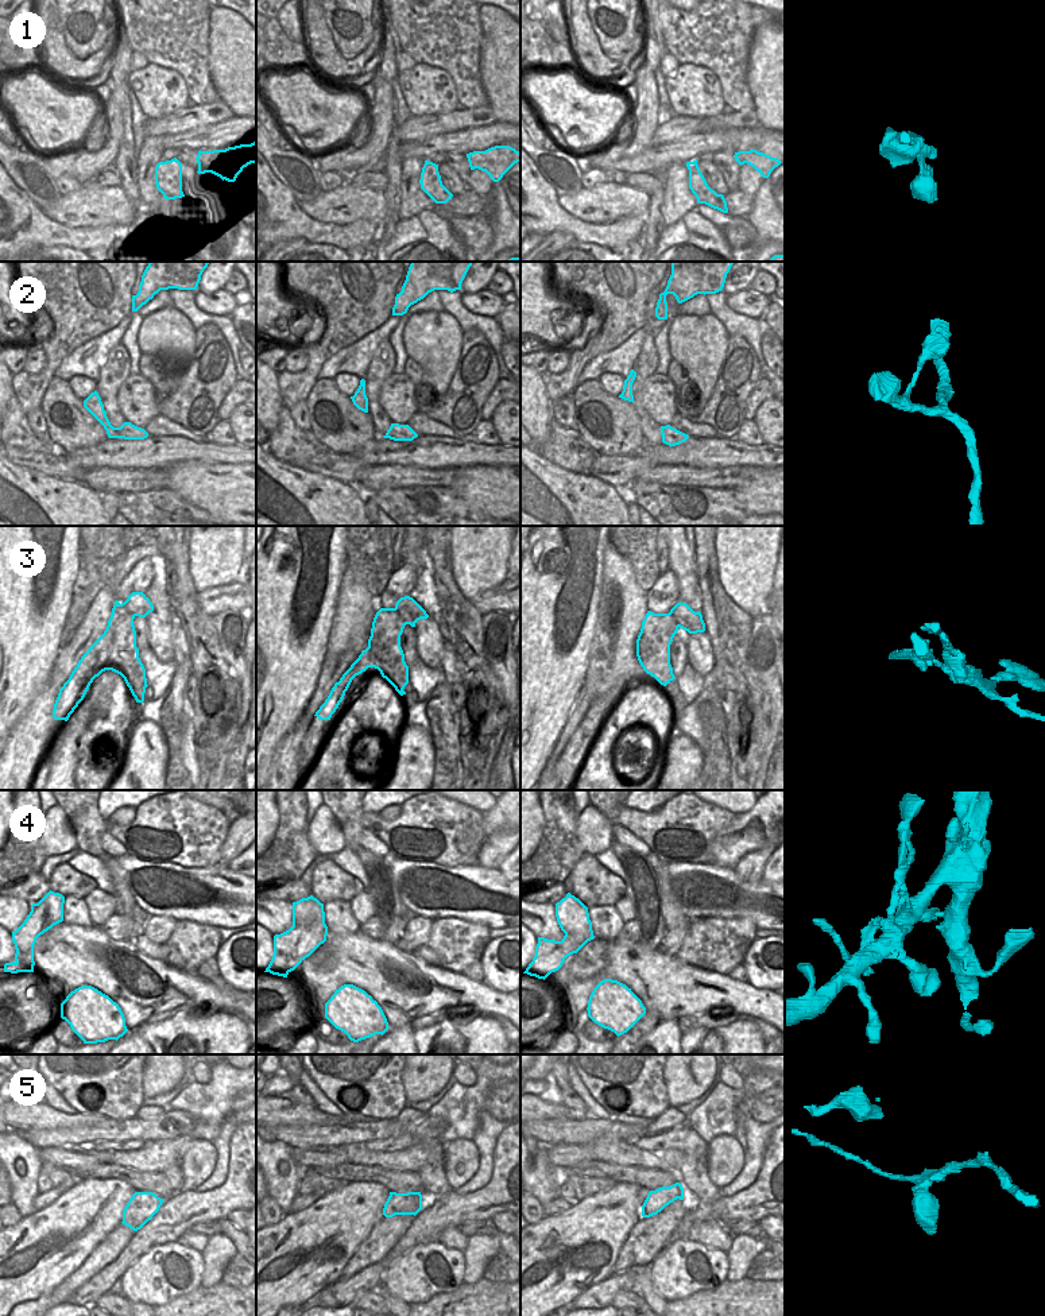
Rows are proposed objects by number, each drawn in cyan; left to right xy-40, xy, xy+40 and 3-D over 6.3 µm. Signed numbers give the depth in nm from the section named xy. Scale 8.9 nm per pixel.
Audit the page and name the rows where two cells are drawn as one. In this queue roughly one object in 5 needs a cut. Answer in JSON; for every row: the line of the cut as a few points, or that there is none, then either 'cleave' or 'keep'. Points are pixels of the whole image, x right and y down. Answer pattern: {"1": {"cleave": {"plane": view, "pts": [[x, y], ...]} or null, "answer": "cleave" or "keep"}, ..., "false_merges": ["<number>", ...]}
{"1": {"cleave": null, "answer": "keep"}, "2": {"cleave": null, "answer": "keep"}, "3": {"cleave": {"plane": "xy", "pts": [[394, 608], [409, 623]]}, "answer": "cleave"}, "4": {"cleave": {"plane": "xy", "pts": [[322, 913], [306, 914], [297, 945], [301, 960]]}, "answer": "cleave"}, "5": {"cleave": null, "answer": "keep"}, "false_merges": ["3", "4"]}

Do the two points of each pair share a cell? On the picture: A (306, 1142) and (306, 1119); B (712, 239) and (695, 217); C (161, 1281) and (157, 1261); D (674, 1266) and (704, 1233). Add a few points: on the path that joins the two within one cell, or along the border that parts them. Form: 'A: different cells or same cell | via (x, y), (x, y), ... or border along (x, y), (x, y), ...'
A: different cells | border along (275, 1125), (337, 1126)
B: same cell | via (707, 233), (696, 223)
C: same cell | via (161, 1276), (161, 1266)
D: different cells | border along (687, 1237), (720, 1249), (724, 1253)

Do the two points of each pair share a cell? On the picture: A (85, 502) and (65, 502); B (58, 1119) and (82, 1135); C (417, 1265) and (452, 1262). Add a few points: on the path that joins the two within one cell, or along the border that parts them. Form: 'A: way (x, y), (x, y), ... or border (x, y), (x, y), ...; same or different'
A: way (80, 502), (70, 502); same
B: border (101, 1119), (88, 1126), (38, 1127); different
C: way (425, 1272), (444, 1268); same

